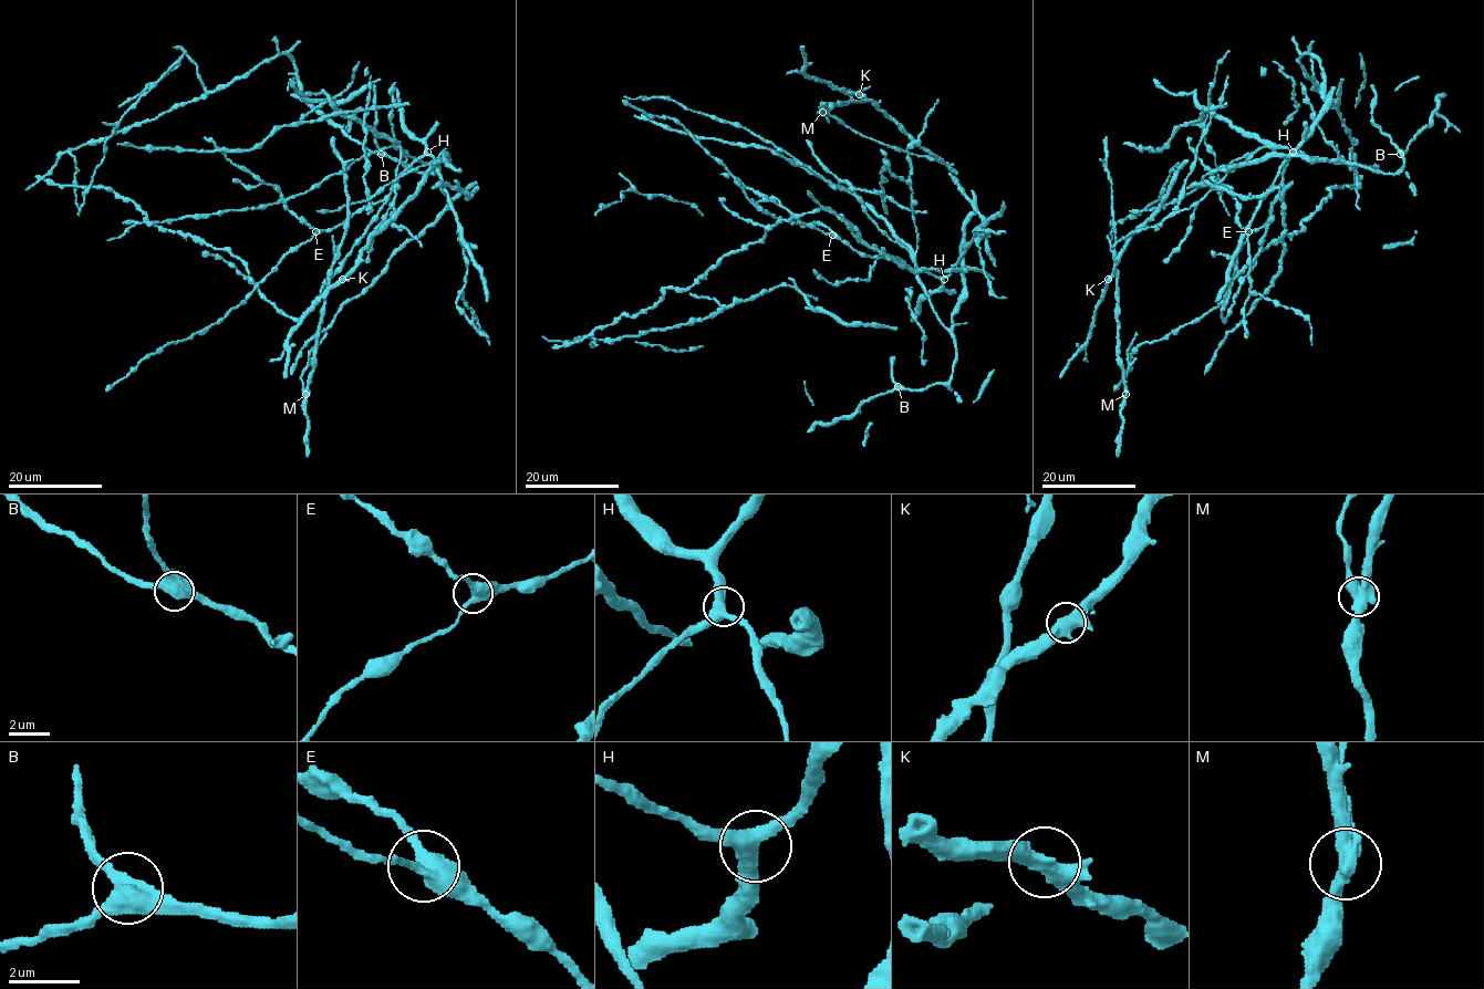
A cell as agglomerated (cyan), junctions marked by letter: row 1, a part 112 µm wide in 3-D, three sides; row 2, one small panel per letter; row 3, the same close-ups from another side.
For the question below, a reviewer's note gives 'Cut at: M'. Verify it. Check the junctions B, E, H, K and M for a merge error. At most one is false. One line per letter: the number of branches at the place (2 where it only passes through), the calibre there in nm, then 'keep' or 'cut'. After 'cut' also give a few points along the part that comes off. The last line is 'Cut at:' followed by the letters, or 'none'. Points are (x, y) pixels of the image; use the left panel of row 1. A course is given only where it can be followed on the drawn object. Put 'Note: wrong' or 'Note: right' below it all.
B: branches 3; calibre 480 nm; keep
E: branches 3; calibre 420 nm; keep
H: branches 3; calibre 400 nm; keep
K: branches 3; calibre 420 nm; keep
M: branches 3; calibre 460 nm; cut; course (305, 394), (301, 374), (308, 353), (325, 332)
Cut at: M
Note: right

